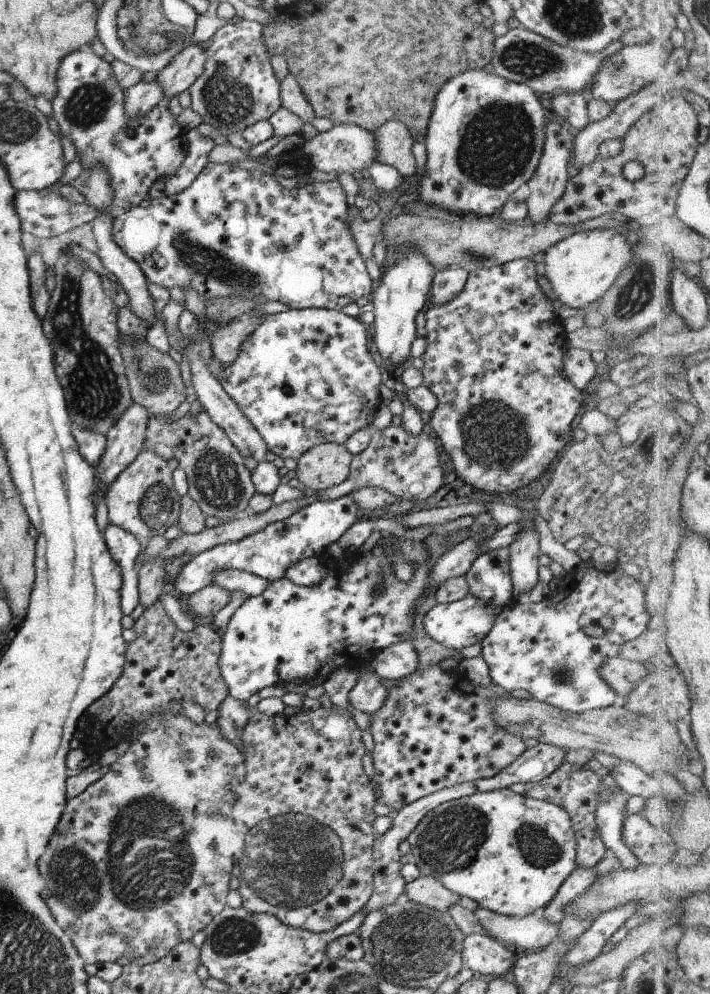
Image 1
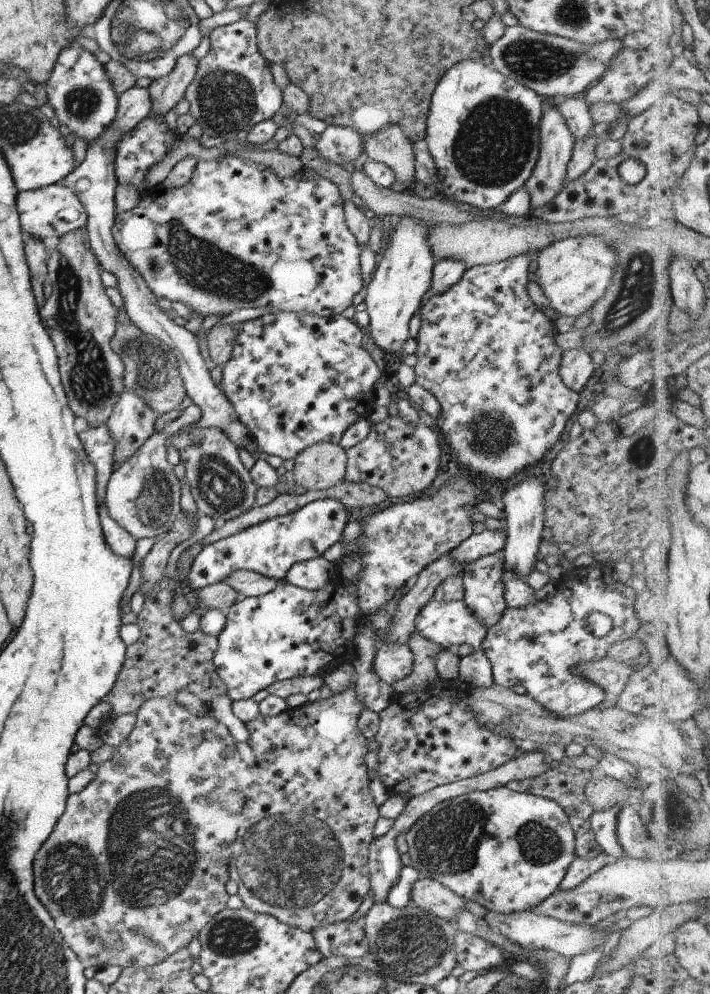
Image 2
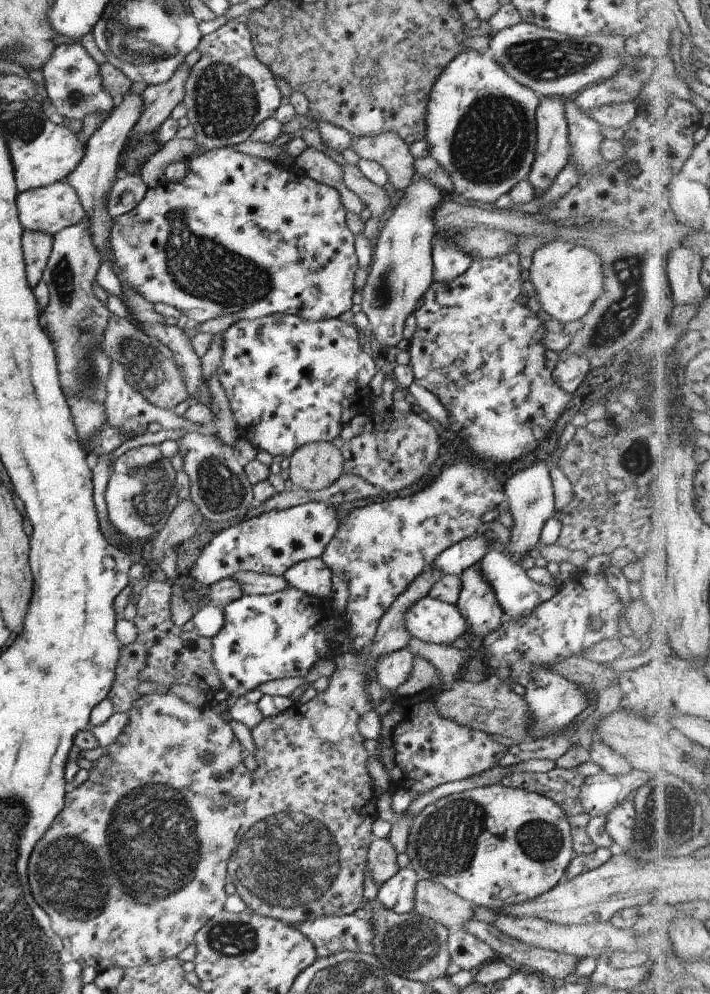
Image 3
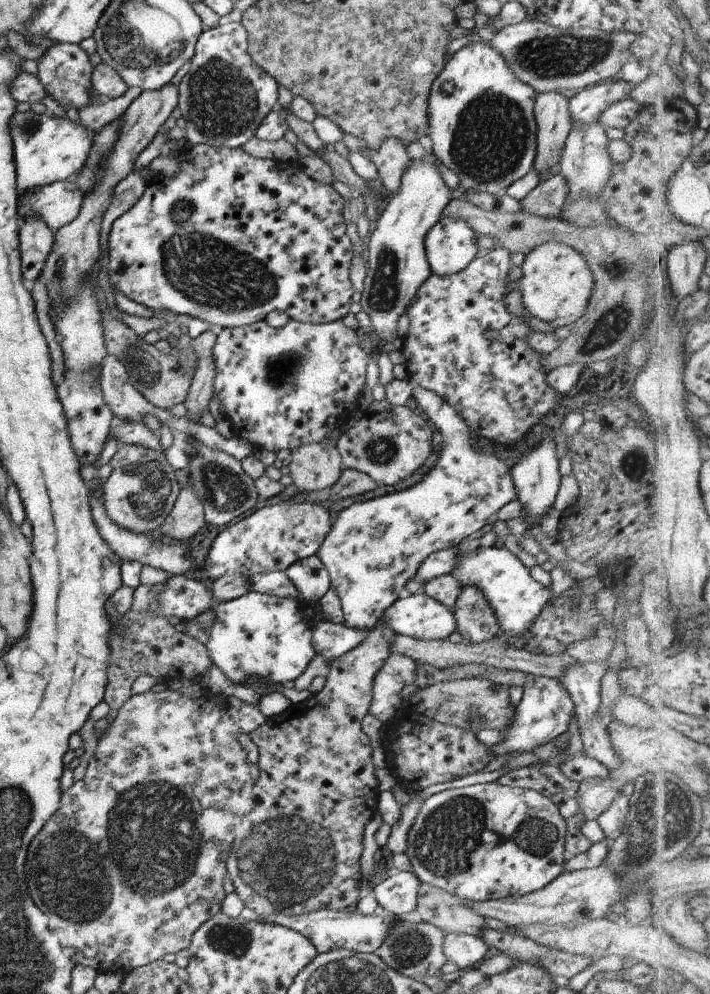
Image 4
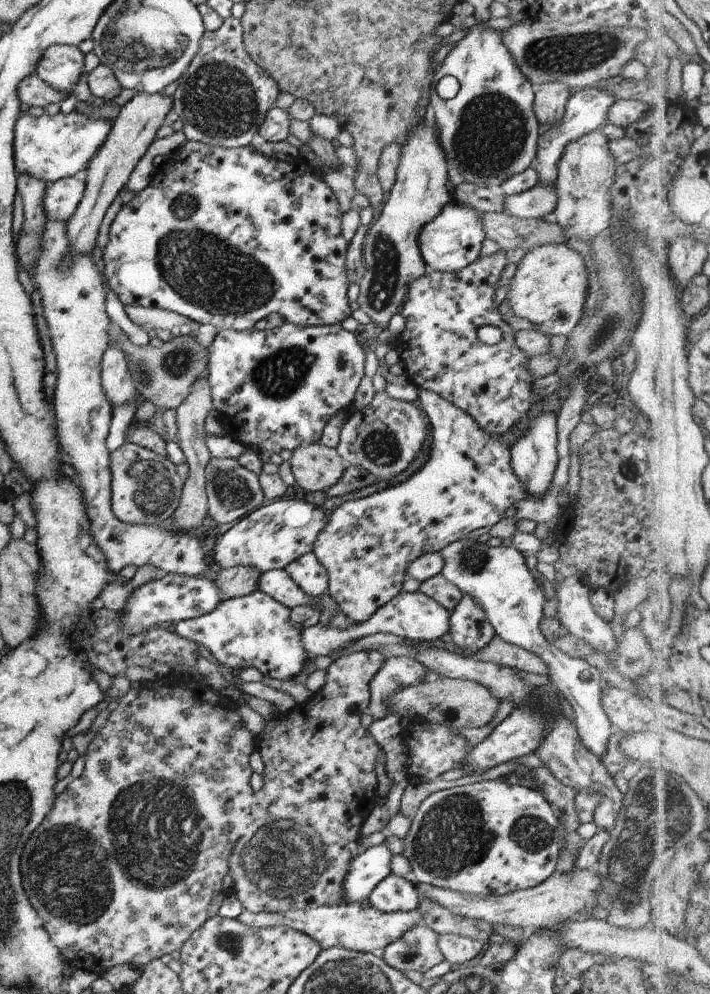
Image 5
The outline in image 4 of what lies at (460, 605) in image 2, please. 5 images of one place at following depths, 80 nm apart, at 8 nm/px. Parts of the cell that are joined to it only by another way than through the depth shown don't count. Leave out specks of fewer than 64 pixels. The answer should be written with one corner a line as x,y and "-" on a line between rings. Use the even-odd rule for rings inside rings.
423,590
412,594
403,594
382,614
377,623
385,623
397,635
405,635
424,641
447,639
456,630
454,614
444,604
427,596

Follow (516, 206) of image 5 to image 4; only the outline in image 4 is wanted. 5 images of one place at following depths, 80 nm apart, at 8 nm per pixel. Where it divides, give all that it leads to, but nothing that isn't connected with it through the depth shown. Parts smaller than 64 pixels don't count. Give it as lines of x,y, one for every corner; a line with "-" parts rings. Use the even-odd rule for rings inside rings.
559,172
539,181
519,202
520,210
538,217
559,216
568,193
567,181

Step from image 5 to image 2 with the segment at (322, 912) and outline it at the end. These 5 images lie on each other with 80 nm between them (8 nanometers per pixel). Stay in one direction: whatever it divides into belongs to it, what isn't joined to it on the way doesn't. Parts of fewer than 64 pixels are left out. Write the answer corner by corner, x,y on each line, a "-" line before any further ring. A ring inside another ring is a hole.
339,921
309,932
314,936
316,947
323,957
359,958
369,955
361,922

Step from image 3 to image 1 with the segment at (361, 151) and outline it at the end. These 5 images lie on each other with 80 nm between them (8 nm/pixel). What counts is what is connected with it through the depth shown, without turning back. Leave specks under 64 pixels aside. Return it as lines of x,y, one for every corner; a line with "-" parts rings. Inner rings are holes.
389,120
374,128
373,140
373,150
377,152
375,161
395,168
402,178
416,172
411,153
414,142
399,120

